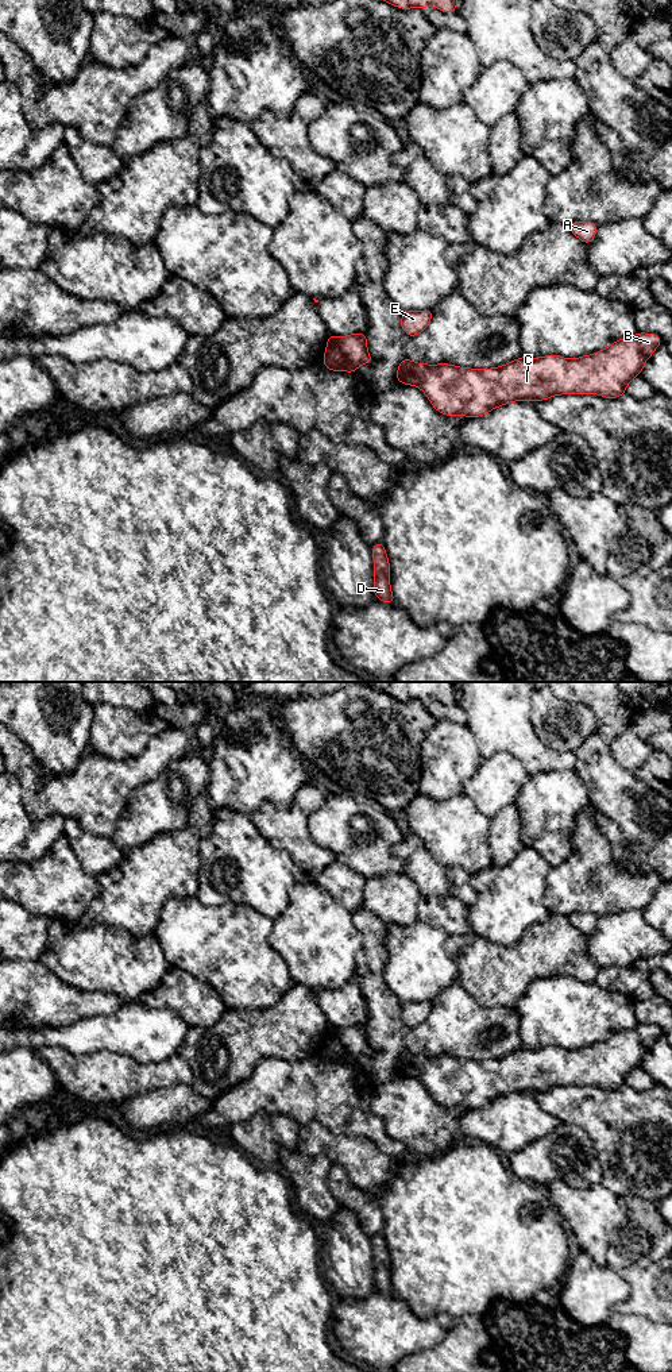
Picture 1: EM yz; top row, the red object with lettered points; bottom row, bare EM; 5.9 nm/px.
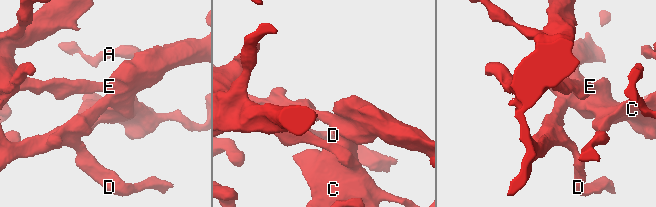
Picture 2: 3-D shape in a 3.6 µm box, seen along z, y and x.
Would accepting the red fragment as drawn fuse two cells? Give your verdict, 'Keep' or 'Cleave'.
Cleave

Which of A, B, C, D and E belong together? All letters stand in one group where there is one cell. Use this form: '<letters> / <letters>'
A D E / B C

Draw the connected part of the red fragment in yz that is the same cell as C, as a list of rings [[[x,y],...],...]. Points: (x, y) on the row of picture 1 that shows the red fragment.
[[[637,332],[575,359],[522,355],[501,367],[480,370],[403,358],[395,377],[399,384],[418,386],[437,412],[474,419],[513,401],[545,401],[560,394],[619,398],[661,343],[656,334]]]

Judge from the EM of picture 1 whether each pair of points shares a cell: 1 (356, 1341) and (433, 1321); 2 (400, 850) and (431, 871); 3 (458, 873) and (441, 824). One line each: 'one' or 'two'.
1: one
2: one
3: two

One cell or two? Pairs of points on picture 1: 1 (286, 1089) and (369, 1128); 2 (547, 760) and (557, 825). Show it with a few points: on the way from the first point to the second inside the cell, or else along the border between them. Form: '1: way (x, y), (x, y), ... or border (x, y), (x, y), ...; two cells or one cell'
1: way (306, 1090), (331, 1093), (348, 1110); one cell
2: border (574, 770), (549, 770), (529, 775); two cells

